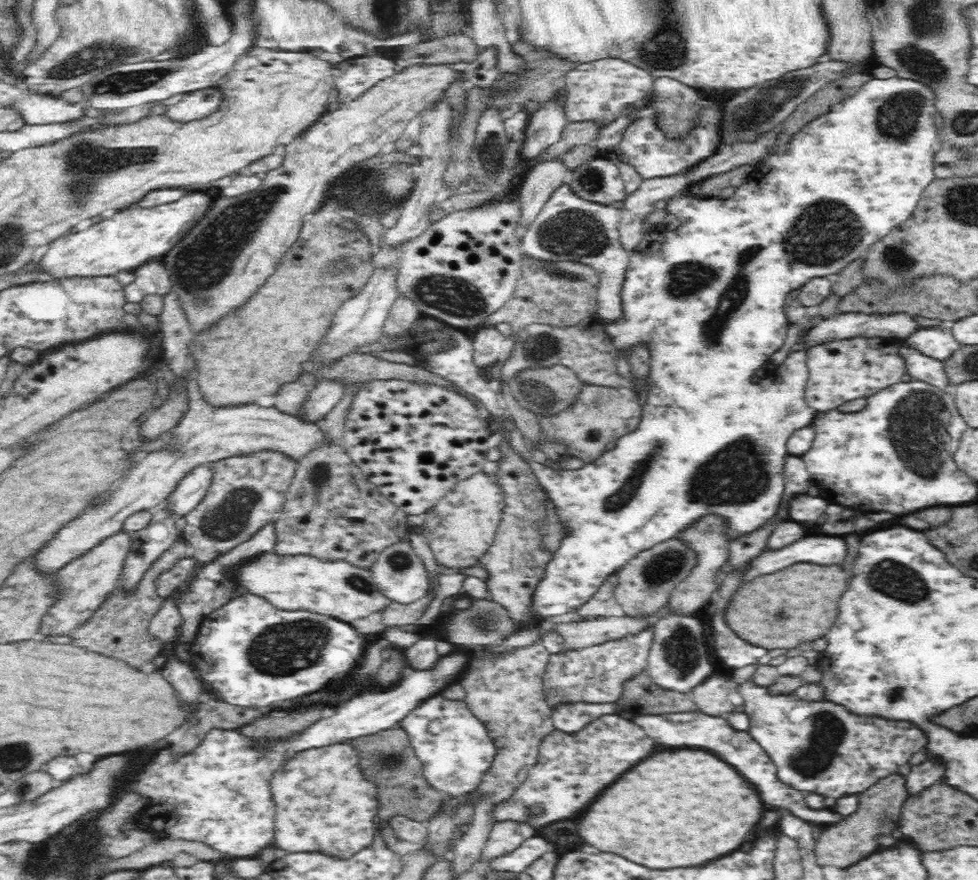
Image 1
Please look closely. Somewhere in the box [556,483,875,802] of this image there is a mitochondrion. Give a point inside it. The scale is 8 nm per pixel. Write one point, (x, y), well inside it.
(827, 733)

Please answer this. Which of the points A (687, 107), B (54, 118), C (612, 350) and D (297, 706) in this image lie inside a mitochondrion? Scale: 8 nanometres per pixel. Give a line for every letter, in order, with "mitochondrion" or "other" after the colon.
A: other
B: other
C: other
D: other

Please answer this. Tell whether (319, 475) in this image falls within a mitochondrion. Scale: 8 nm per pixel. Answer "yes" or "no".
yes

